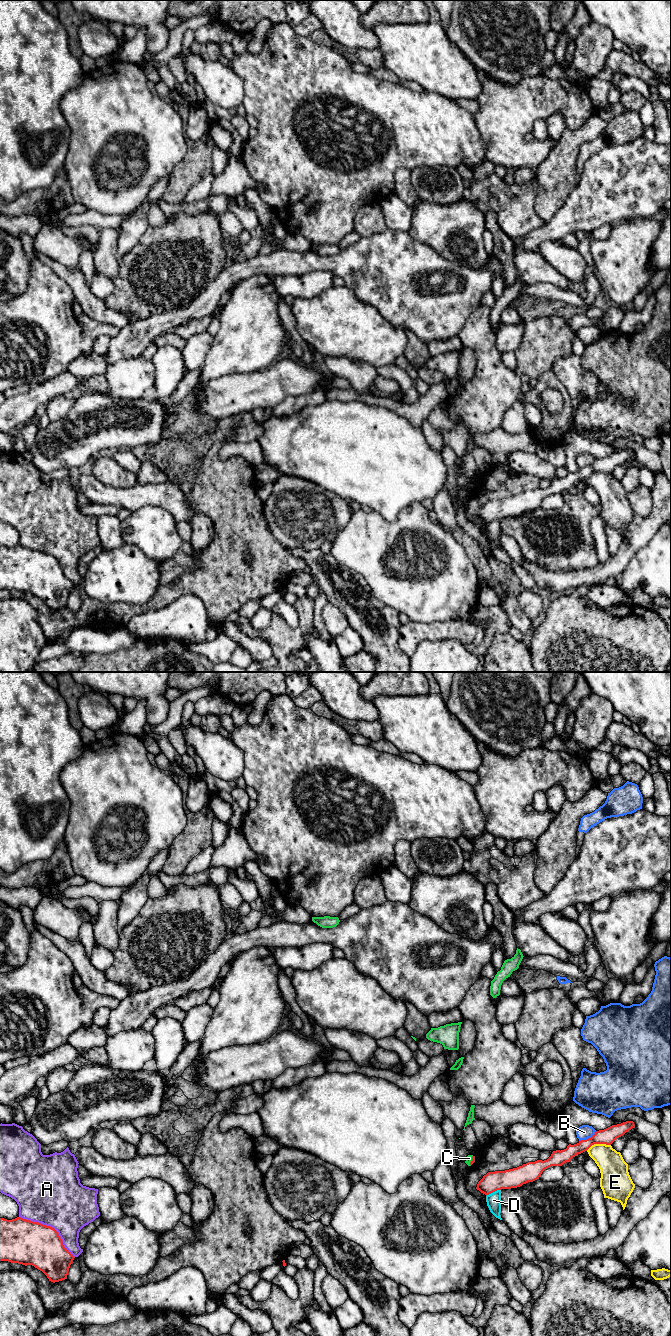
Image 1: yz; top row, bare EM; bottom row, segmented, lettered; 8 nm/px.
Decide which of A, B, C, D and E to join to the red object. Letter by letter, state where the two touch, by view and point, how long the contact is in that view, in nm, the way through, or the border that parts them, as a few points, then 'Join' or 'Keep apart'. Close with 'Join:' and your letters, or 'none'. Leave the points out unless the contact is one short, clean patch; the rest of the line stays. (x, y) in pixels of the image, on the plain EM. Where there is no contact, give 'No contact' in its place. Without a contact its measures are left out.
A: Touches red at yz (51, 555). Shared border 550 nm. Keep apart
B: Touches red at yz (588, 466). Shared border 170 nm. Keep apart
C: Touches red at yz (472, 488). Shared border 90 nm. Path across: yz (473, 485), (472, 488), (469, 486). Join
D: Touches red at yz (493, 519). Shared border 130 nm. Keep apart
E: Touches red at yz (598, 471). Shared border 200 nm. Boundary: yz (610, 472), (592, 472), (586, 478). Keep apart
Join: C

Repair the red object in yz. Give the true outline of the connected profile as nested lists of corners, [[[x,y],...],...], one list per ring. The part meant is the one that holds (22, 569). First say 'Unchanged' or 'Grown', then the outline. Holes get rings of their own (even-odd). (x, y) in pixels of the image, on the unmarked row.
Unchanged. [[[21,545],[12,548],[0,546],[0,589],[32,593],[55,611],[67,607],[74,586],[54,556]]]

